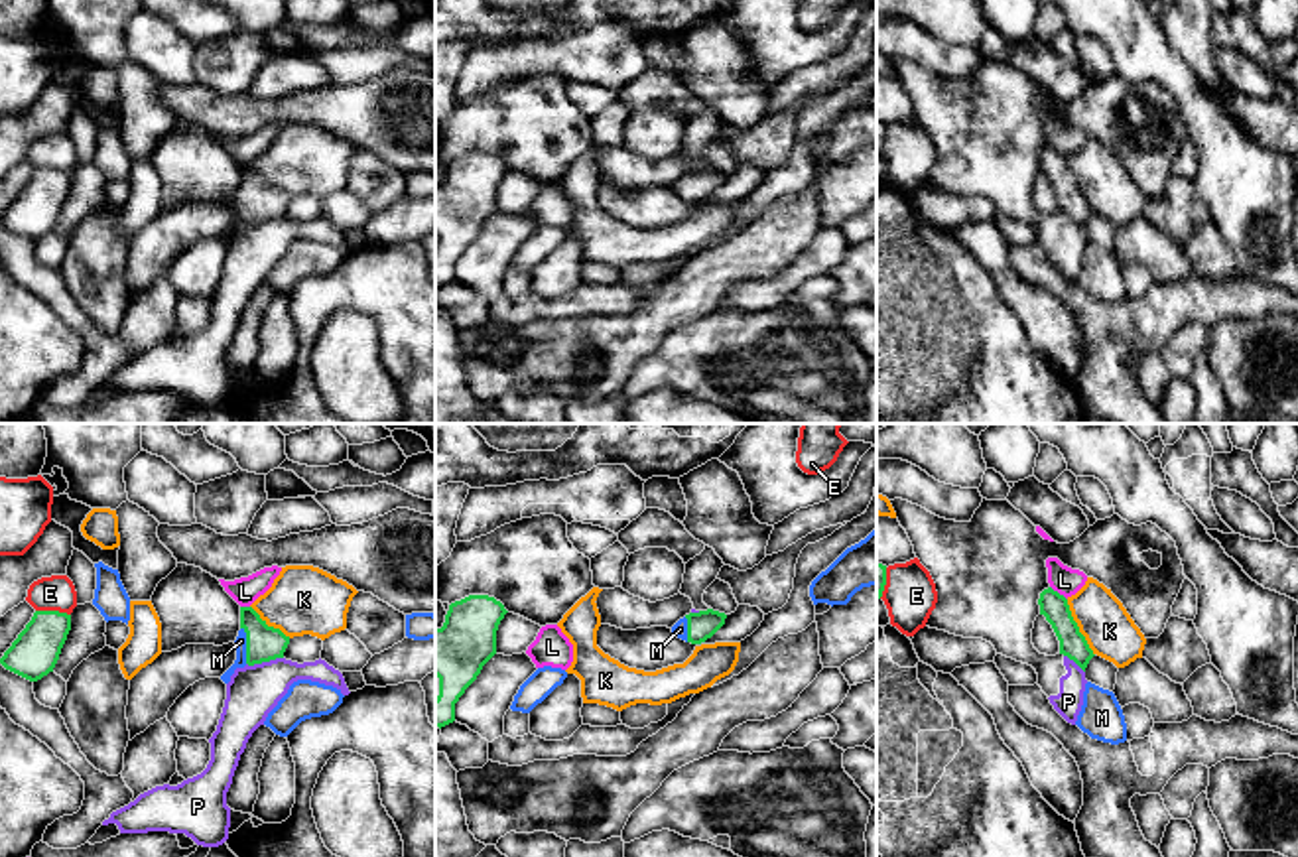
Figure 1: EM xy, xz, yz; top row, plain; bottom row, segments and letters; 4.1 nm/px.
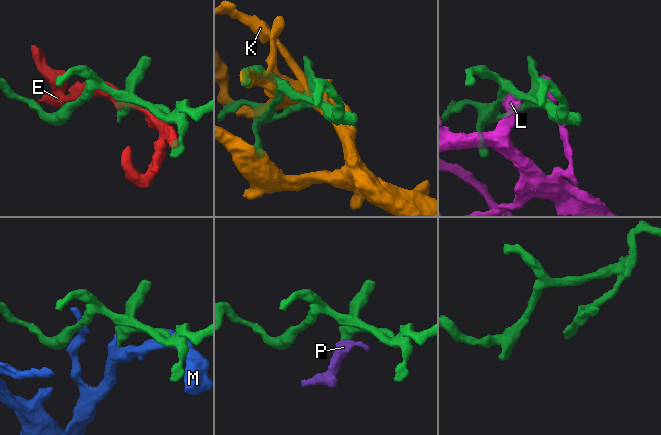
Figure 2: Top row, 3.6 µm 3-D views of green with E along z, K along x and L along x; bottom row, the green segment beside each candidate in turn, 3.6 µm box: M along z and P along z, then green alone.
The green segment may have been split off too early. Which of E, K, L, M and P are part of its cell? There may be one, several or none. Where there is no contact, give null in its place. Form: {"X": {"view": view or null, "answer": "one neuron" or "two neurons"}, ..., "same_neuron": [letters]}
{"E": {"view": "xy", "answer": "two neurons"}, "K": {"view": "yz", "answer": "two neurons"}, "L": {"view": "yz", "answer": "two neurons"}, "M": {"view": "xy", "answer": "one neuron"}, "P": {"view": "xy", "answer": "two neurons"}, "same_neuron": ["M"]}

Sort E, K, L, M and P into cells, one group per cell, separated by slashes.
E / K / L / M / P

